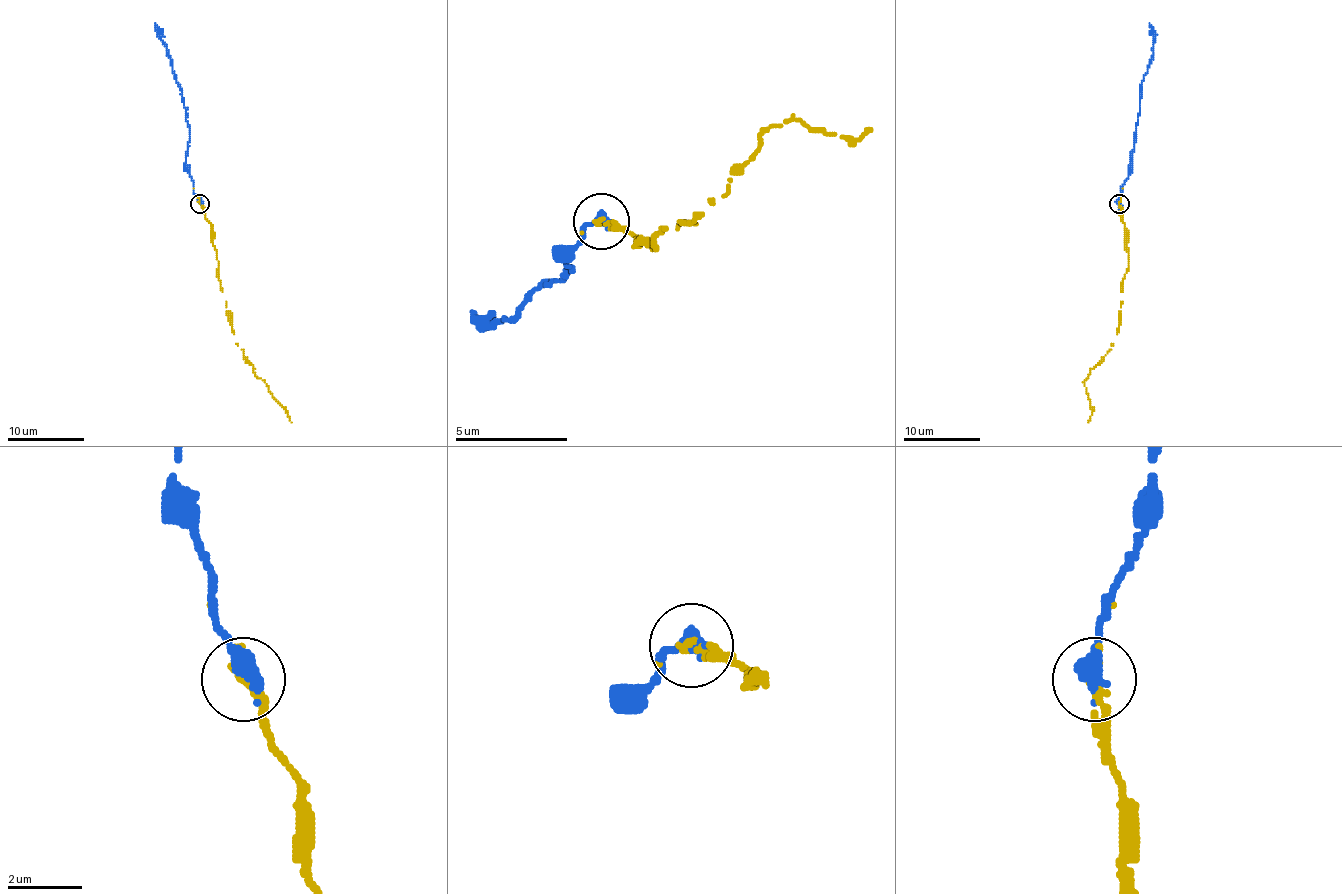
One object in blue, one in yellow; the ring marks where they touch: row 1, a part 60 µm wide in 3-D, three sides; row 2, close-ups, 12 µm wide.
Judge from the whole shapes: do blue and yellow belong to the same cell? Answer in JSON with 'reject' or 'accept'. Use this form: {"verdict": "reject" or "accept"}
{"verdict": "accept"}

